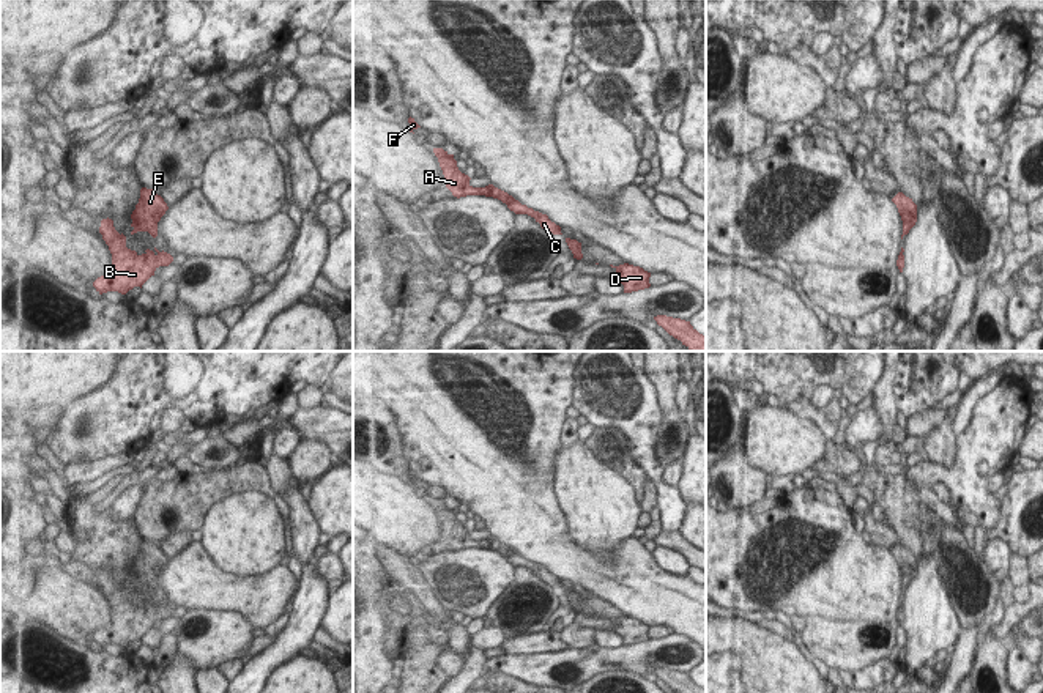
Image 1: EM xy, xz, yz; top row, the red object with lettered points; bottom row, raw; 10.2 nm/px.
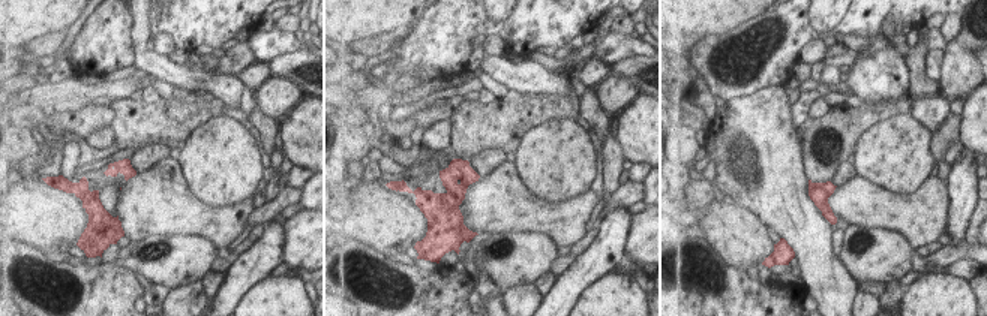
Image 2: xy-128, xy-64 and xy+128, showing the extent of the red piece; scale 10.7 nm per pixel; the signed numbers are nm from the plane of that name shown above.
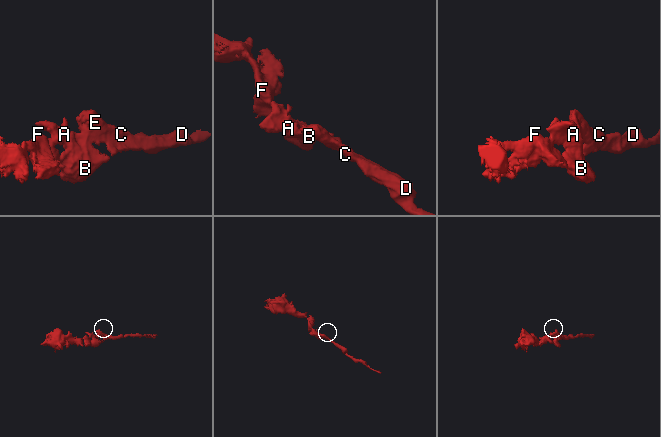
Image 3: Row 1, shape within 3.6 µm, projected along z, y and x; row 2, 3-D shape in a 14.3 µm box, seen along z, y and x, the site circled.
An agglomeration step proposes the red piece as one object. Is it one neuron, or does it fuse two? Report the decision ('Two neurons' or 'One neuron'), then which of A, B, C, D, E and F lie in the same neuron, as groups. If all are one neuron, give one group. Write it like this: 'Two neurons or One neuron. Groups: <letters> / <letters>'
One neuron. Groups: A B C D E F.

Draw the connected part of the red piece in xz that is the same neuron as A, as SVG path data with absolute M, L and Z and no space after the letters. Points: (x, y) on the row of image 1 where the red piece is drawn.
M433 148L433 153L438 158L440 167L443 170L444 184L452 192L454 197L460 198L466 195L485 195L498 198L503 203L506 203L507 208L515 214L528 214L534 217L536 222L539 222L540 227L548 233L562 235L561 227L551 222L547 214L542 214L539 211L534 211L533 208L528 208L526 205L522 205L512 195L495 187L493 184L488 184L485 187L473 187L470 184L471 178L458 170L454 154L449 154L443 148Z

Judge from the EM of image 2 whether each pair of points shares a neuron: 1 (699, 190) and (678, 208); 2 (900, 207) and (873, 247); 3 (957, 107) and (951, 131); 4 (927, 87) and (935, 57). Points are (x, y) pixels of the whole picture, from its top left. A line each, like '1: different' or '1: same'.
1: same
2: different
3: different
4: different

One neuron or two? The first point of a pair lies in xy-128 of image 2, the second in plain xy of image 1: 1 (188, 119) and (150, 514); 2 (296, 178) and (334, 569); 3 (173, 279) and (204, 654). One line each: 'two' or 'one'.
1: one
2: two
3: one

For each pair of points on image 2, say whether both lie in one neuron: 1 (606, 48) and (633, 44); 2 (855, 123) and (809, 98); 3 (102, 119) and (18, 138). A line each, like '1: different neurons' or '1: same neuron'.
1: same neuron
2: different neurons
3: different neurons

